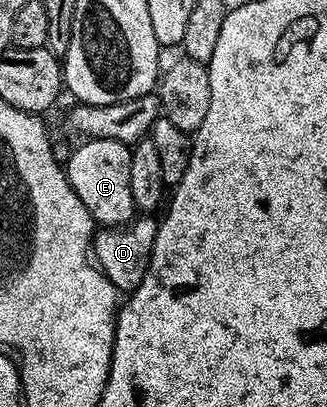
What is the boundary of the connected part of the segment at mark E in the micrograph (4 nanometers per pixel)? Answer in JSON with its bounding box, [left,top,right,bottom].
[64,139,136,228]

